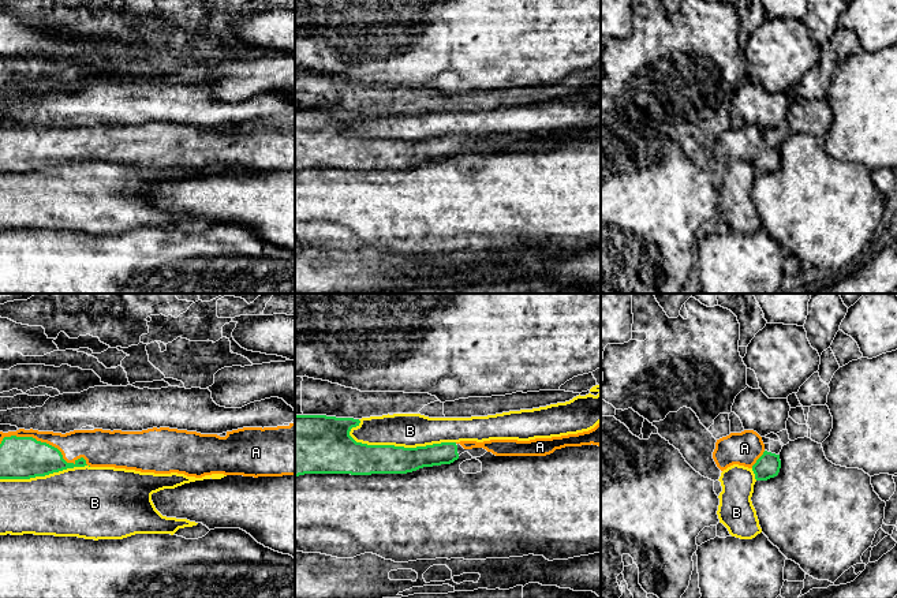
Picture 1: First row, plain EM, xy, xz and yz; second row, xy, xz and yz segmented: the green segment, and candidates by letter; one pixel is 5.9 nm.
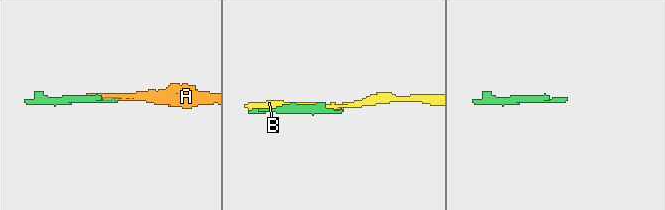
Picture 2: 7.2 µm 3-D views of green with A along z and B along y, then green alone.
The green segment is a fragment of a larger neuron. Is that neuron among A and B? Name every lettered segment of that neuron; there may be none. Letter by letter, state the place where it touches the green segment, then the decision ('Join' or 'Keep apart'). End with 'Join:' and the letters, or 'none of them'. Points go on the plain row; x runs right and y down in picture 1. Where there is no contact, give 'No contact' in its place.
A: Touches green at xy (48, 138). Join
B: Touches green at xz (402, 141). Keep apart
Join: A

